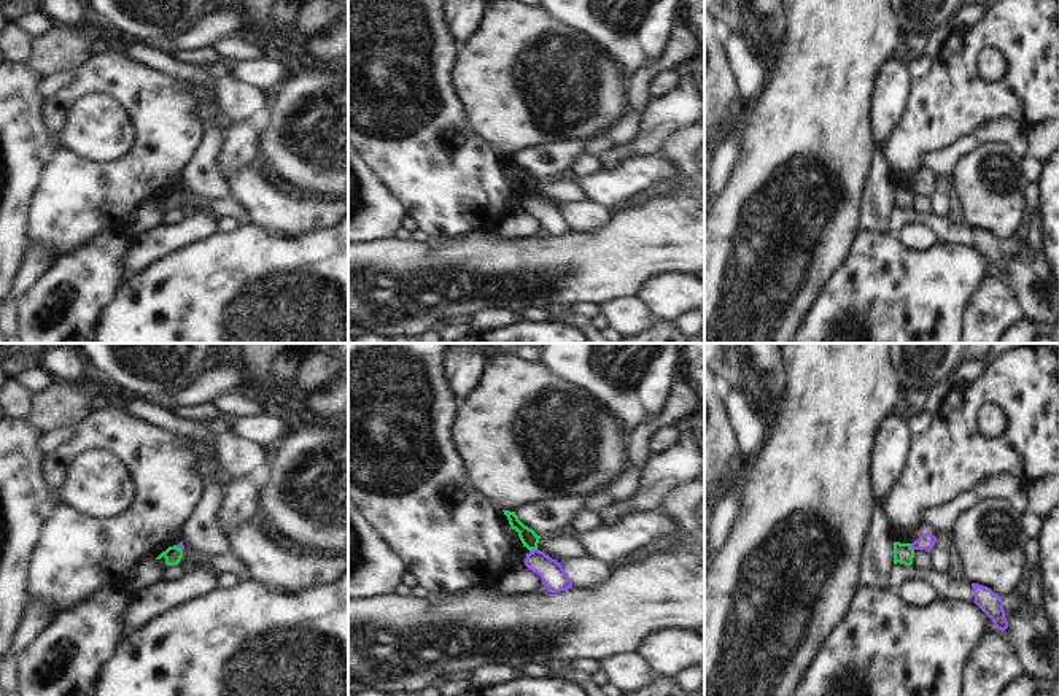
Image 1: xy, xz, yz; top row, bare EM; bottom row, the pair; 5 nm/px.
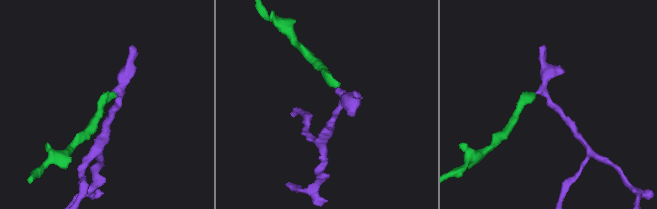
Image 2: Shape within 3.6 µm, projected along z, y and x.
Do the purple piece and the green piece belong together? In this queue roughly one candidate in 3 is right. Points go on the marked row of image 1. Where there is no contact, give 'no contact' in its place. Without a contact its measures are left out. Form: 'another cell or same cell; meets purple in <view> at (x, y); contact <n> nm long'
another cell; meets purple in xz at (533, 550); contact 40 nm long

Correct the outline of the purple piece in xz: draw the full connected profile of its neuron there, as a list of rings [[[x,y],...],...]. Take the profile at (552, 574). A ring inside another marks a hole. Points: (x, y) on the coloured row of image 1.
[[[541,550],[526,553],[525,566],[541,577],[549,593],[560,593],[572,588],[572,582],[566,575],[561,563],[552,559]]]

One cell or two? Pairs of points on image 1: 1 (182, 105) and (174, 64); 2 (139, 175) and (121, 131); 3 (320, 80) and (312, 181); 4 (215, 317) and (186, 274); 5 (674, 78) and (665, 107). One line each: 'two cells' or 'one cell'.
1: two cells
2: two cells
3: one cell
4: one cell
5: two cells

